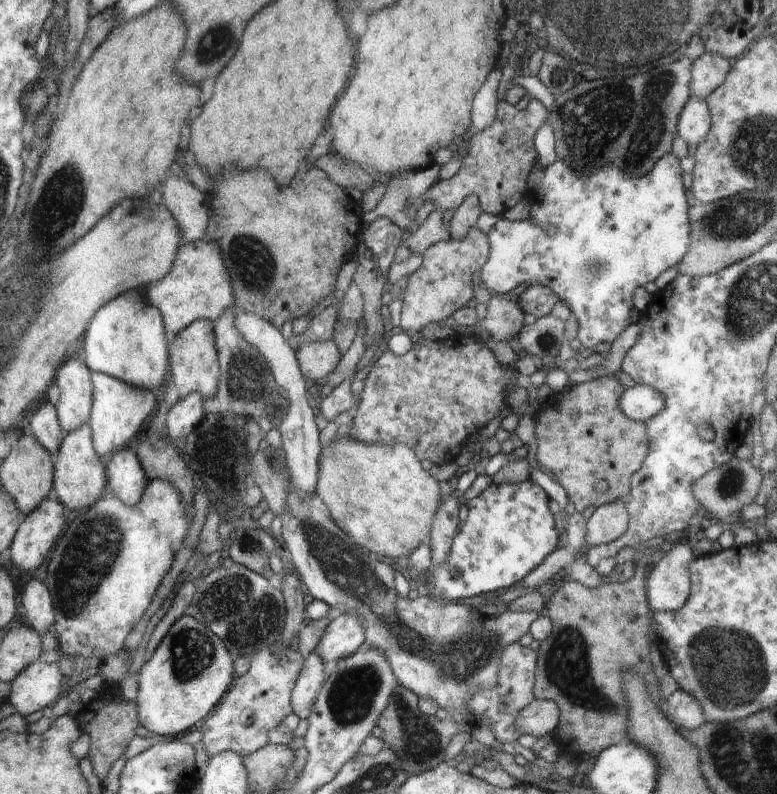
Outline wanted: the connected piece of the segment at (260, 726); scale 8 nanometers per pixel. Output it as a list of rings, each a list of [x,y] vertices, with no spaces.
[[[276,643],[252,655],[248,672],[234,676],[229,690],[202,722],[202,742],[208,758],[228,750],[242,756],[260,750],[269,745],[268,732],[284,724],[286,717],[293,714],[291,693],[304,659],[296,650],[288,648],[280,652],[278,648],[280,646]]]

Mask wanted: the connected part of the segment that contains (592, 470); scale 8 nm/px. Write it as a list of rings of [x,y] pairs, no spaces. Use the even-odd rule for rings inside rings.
[[[602,375],[590,382],[576,384],[569,382],[562,393],[553,394],[544,404],[540,404],[539,413],[534,416],[537,423],[536,437],[538,450],[536,459],[541,469],[564,488],[567,499],[582,513],[589,506],[597,507],[625,500],[630,495],[631,475],[635,474],[644,463],[648,453],[646,426],[641,421],[626,418],[620,412],[618,398],[625,390],[615,375]],[[600,479],[605,480],[608,488],[604,492],[596,490]]]

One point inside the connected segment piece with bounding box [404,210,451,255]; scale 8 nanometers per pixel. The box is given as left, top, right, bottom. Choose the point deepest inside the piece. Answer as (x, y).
(432, 231)

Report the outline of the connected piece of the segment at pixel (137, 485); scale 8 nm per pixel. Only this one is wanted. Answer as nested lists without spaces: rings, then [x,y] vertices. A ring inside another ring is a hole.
[[[118,450],[108,460],[109,493],[127,506],[139,505],[149,484],[135,450]]]

